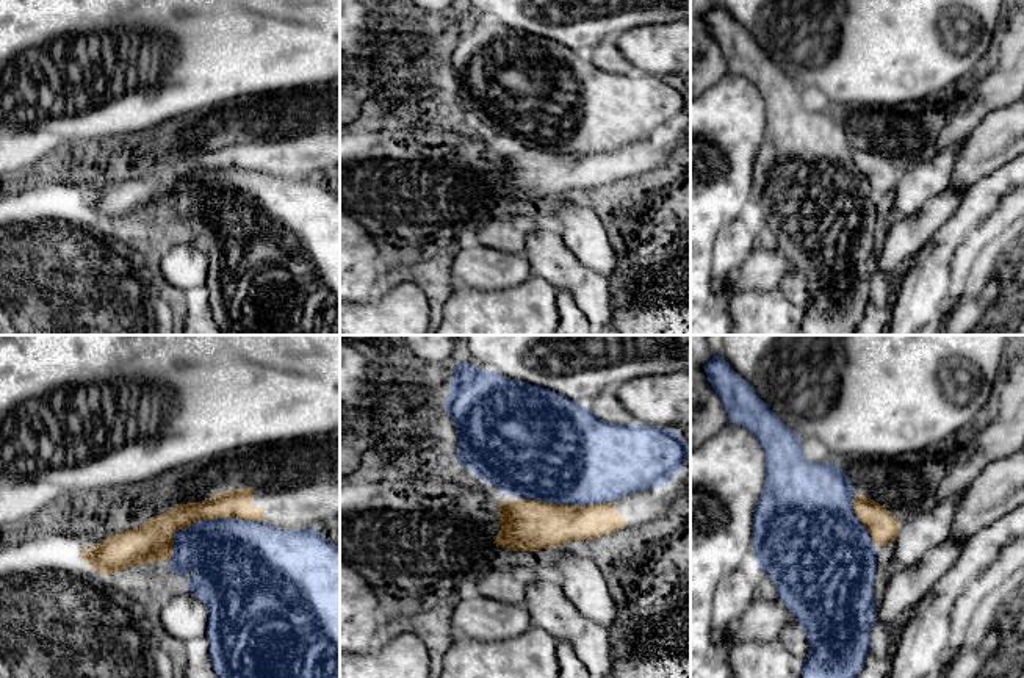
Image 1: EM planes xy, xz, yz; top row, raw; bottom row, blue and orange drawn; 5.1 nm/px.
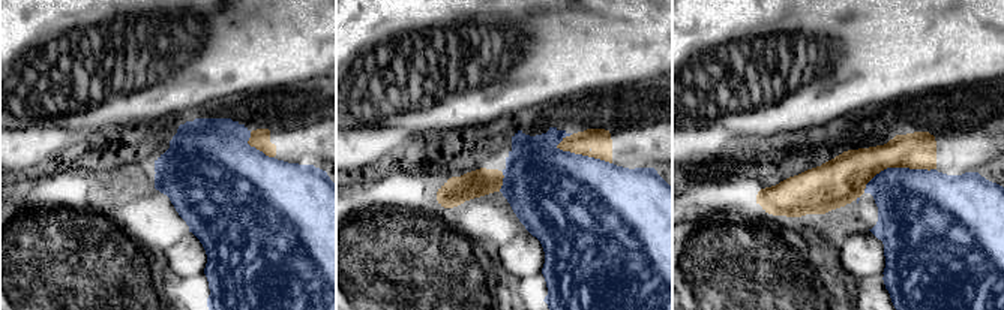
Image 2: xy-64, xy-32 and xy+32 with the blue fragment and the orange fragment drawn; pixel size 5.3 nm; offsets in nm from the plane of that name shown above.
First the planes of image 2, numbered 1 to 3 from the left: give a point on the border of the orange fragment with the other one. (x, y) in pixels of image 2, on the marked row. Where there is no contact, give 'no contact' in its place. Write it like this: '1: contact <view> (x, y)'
1: contact xy-64 (254, 147)
2: contact xy-32 (584, 156)
3: contact xy+32 (896, 168)

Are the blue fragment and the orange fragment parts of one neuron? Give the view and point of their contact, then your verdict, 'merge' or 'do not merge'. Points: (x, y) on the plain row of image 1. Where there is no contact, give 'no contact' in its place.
xy (205, 169) | do not merge

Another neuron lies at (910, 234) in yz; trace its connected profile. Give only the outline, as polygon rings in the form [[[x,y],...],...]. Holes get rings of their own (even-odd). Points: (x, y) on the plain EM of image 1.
[[[1024,97],[988,114],[965,139],[944,193],[933,196],[916,213],[894,222],[877,257],[877,272],[894,272],[950,219],[969,185],[999,171],[1021,153],[1024,153]]]

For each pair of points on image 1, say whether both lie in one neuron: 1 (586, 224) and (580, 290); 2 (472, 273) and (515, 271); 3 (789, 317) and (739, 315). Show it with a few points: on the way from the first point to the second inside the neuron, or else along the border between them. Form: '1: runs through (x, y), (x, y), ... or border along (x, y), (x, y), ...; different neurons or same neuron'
1: border along (561, 235), (561, 240), (583, 265), (606, 279); different neurons
2: runs through (483, 271), (504, 271); same neuron
3: runs through (777, 317), (752, 315); same neuron

